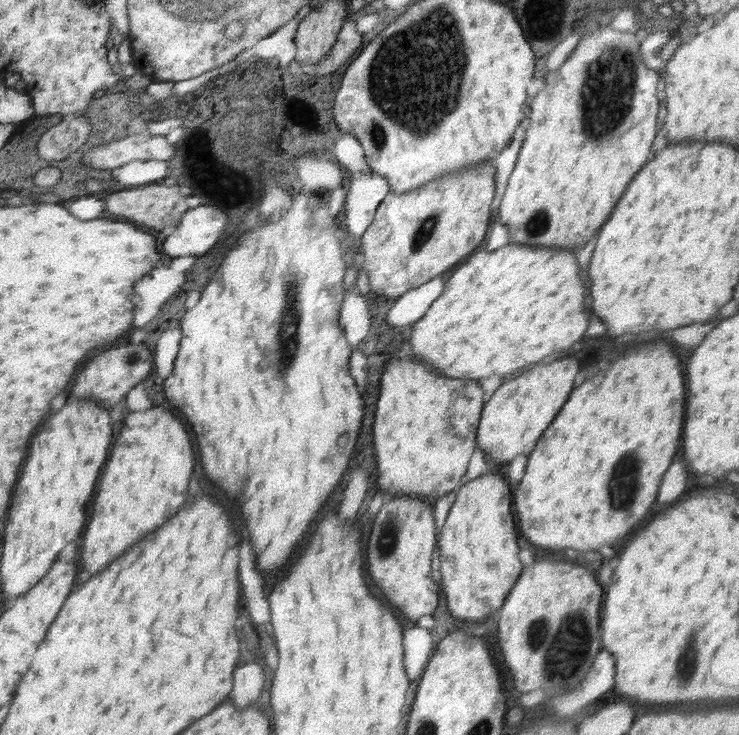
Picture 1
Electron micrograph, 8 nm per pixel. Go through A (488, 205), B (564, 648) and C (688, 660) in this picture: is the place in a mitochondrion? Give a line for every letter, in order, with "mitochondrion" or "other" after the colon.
A: other
B: mitochondrion
C: mitochondrion

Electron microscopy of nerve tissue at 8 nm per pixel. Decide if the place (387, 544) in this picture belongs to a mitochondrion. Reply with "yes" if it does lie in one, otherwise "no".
yes

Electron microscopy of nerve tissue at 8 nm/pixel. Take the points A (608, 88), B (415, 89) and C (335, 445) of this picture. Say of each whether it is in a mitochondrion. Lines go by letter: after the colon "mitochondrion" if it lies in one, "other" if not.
A: mitochondrion
B: mitochondrion
C: other

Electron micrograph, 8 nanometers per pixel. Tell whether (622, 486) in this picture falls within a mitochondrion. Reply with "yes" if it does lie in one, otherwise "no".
yes

